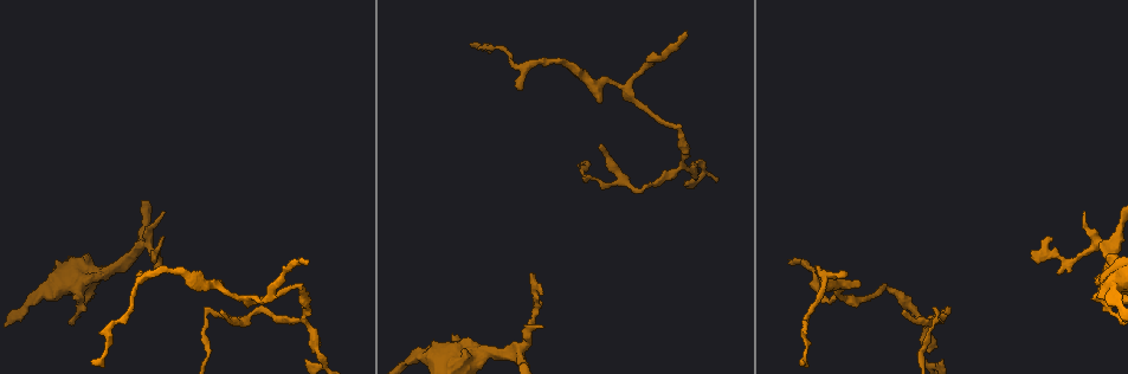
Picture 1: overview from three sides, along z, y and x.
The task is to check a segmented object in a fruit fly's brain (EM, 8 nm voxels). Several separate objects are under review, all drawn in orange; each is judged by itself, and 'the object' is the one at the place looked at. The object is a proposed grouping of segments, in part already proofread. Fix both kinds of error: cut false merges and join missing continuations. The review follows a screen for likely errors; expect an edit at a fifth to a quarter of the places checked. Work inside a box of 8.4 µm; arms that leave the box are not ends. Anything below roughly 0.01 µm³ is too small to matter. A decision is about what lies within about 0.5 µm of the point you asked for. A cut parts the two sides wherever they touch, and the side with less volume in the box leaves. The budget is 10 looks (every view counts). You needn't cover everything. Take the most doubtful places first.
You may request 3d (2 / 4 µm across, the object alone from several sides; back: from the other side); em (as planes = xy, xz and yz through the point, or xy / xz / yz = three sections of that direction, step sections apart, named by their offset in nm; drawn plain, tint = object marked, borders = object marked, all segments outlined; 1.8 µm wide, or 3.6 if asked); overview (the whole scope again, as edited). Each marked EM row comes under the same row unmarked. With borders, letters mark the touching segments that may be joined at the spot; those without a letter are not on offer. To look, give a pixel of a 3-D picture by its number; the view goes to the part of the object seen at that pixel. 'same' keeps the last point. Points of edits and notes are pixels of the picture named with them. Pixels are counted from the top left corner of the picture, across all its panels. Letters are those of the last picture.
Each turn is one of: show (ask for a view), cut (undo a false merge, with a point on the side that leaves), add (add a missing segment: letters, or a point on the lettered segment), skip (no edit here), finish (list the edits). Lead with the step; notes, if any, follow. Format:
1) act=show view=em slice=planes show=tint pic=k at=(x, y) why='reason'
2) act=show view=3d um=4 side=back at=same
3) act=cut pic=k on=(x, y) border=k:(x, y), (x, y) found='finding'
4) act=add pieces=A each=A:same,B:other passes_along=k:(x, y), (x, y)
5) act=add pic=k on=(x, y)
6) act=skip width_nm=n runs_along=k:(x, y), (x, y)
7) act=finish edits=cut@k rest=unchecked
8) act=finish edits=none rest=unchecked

act=show view=3d um=2 pic=1 at=(160, 214) why='an open end'

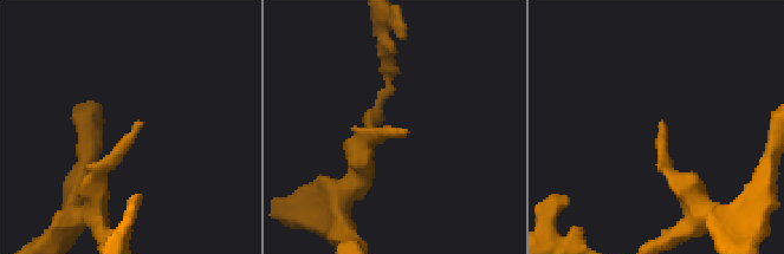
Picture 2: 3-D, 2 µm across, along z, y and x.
act=show view=em slice=xy step=4 show=borders pic=2 at=(139, 122)

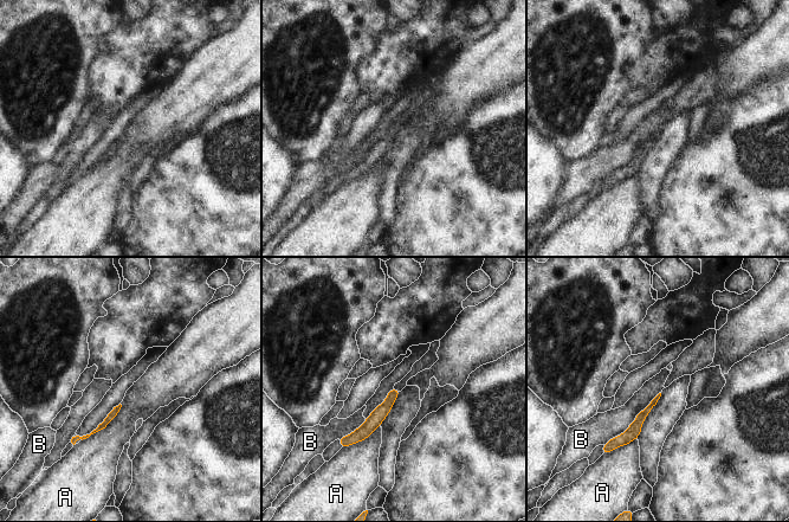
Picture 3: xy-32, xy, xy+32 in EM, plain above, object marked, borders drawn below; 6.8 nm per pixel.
act=skip longest_contact=B:550nm each=A:other,B:other runs_along=3:(395, 392), (376, 418), (347, 442) found='none of them fits'

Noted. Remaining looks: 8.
act=show view=em slice=planes show=borders pic=1 at=(308, 262) why='branch stops here'

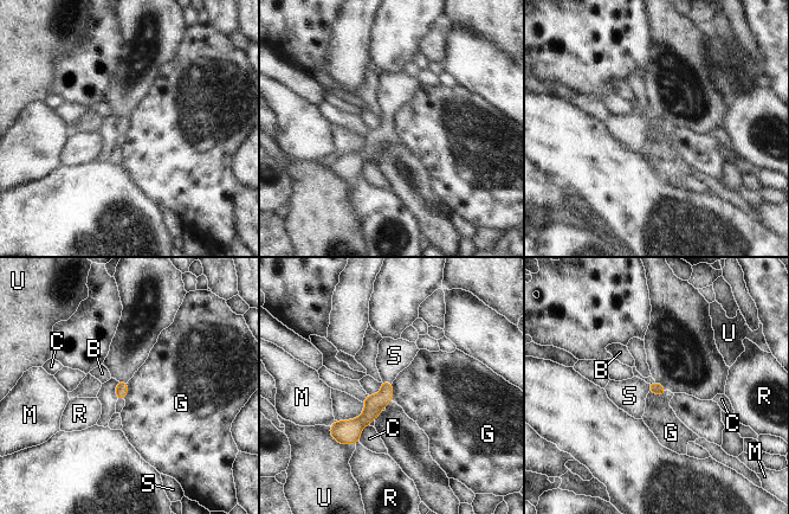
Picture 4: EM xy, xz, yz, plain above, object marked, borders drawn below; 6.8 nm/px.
act=add pieces=S longest_contact=U:220nm each=B:other,C:other,G:other,M:other,R:other,S:same,U:other passes_along=4:(374, 404), (387, 383), (394, 355) found='the neuron continues'

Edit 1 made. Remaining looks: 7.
act=show view=3d um=4 pic=1 at=(244, 298) why='arms part here'

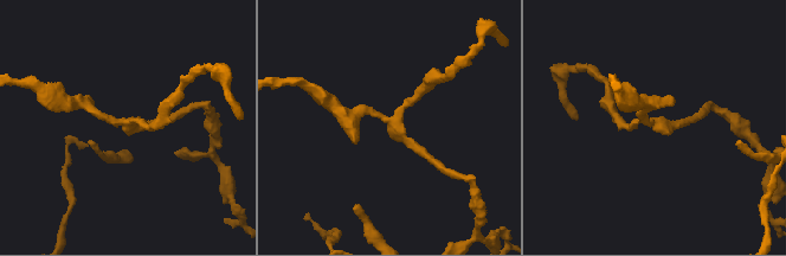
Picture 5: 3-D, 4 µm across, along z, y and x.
act=show view=em slice=xy step=8 show=tint pic=5 at=(124, 120)

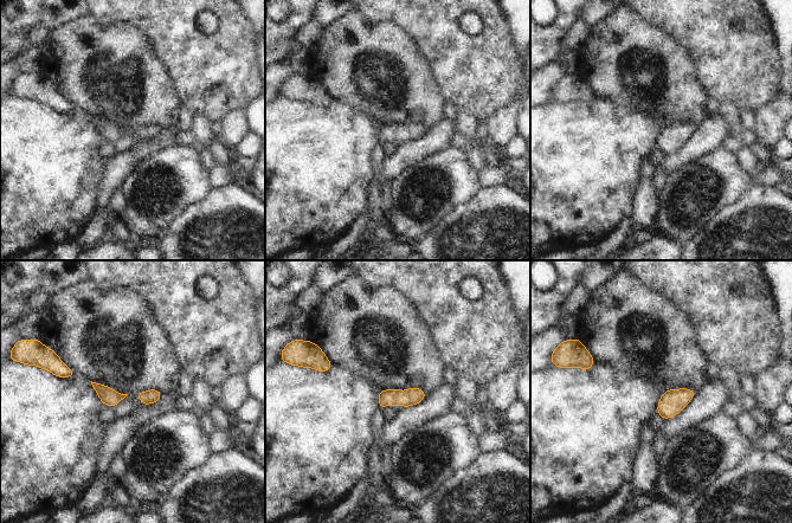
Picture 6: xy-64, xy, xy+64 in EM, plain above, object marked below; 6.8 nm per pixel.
act=show view=em slice=planes show=borders at=same why='cut it another way'

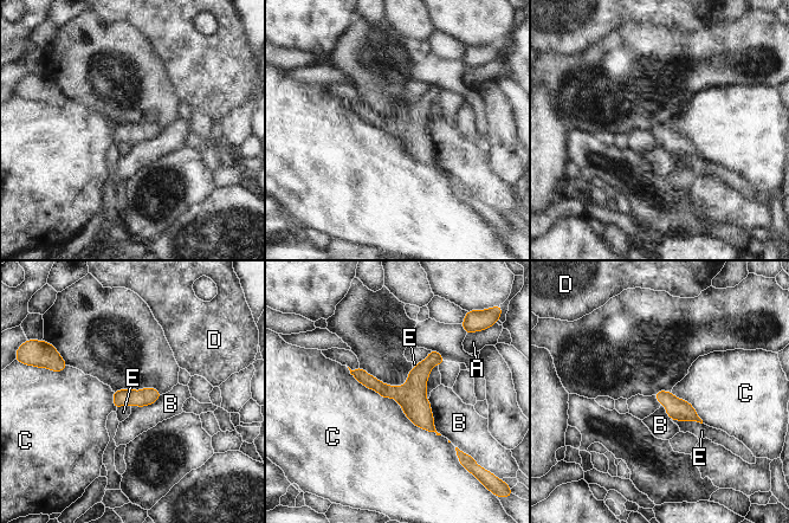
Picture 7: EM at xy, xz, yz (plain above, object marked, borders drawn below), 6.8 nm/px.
act=skip each=A:other,B:other,C:other,D:other,E:other runs_along=7:(437, 355), (403, 391), (355, 373) found='all the same neuron'

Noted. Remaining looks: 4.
act=show view=3d um=2 pic=1 at=(522, 88) why='branch stops here'

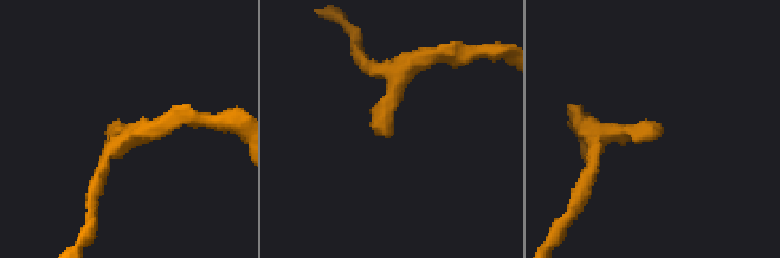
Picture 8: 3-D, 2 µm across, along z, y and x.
act=show view=em slice=planes show=borders pic=8 at=(118, 123)

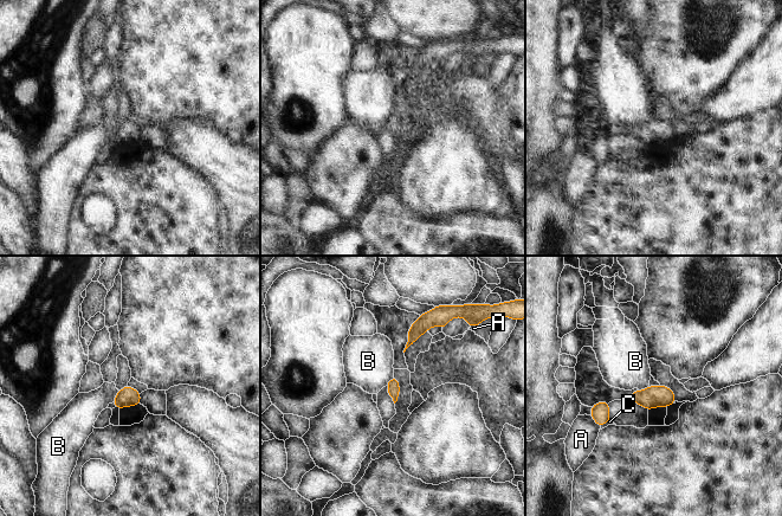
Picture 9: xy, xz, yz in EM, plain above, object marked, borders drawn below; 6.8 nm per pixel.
act=skip width_nm=90 each=A:other,B:other,C:other border=9:(118, 391), (112, 401) found='none of them fits'

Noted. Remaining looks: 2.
act=finish edits=add@4 rest=unchecked

